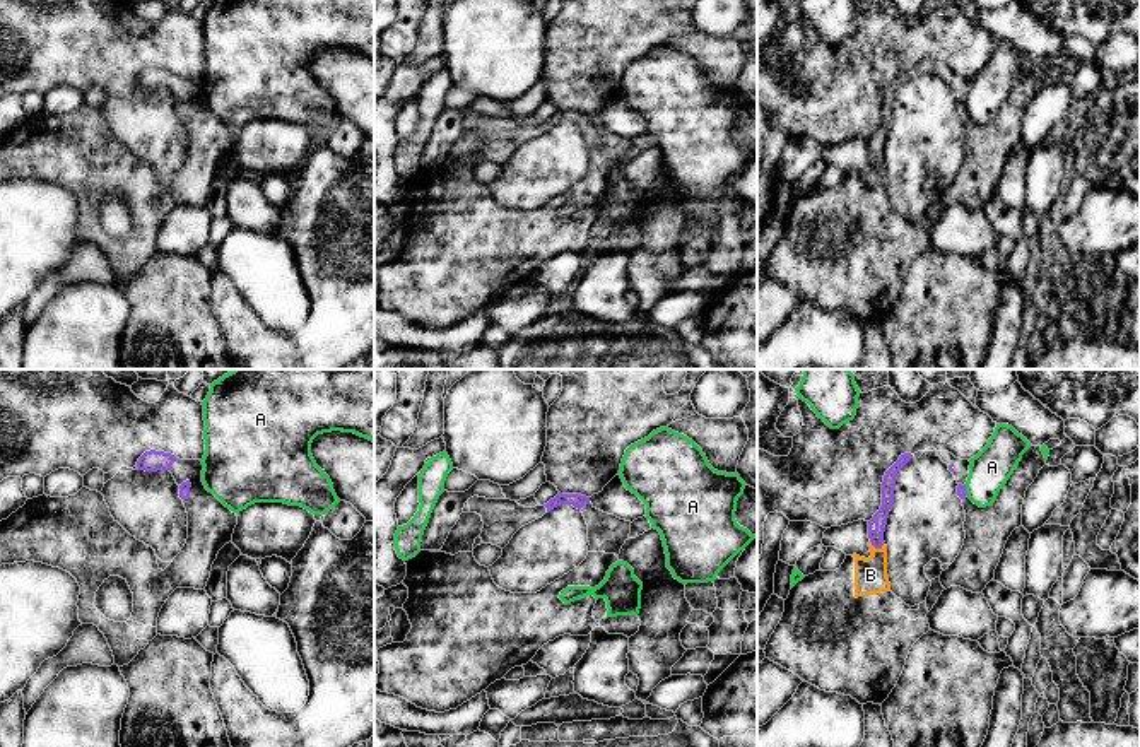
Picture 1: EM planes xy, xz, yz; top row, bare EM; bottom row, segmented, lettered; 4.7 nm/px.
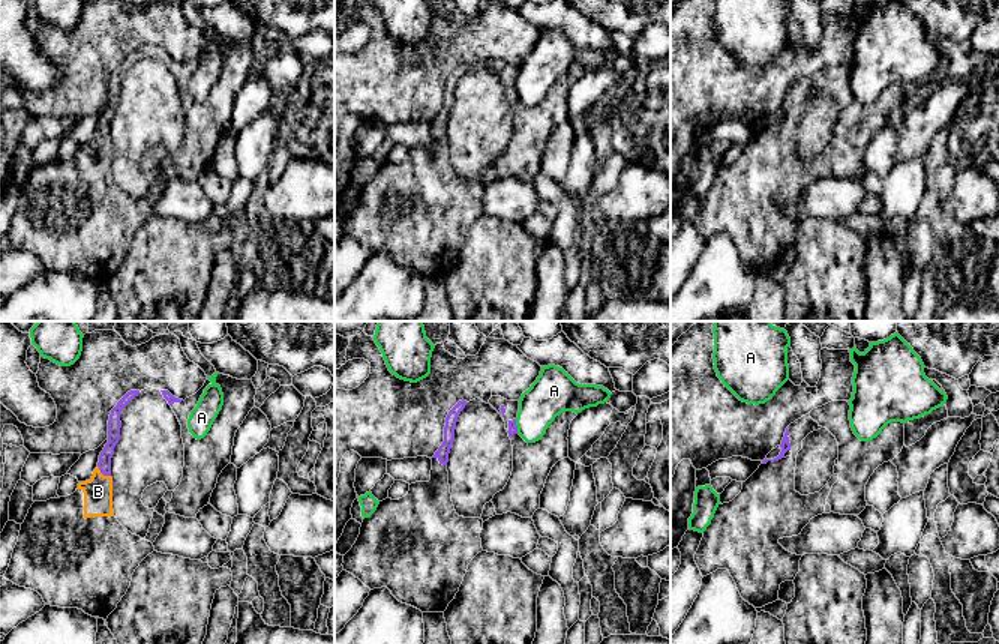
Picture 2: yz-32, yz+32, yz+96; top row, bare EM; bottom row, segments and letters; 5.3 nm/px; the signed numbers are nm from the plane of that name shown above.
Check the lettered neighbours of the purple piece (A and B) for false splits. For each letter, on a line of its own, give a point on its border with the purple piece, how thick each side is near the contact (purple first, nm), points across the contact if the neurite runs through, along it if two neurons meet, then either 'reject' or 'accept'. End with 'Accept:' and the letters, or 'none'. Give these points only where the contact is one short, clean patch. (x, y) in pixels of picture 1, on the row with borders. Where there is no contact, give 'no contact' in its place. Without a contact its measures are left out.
A: contact yz (964, 491); calibres 50 and 190 nm; border yz (964, 486), (968, 494); reject
B: contact yz (877, 547); calibres 70 and 160 nm; accept
Accept: B

